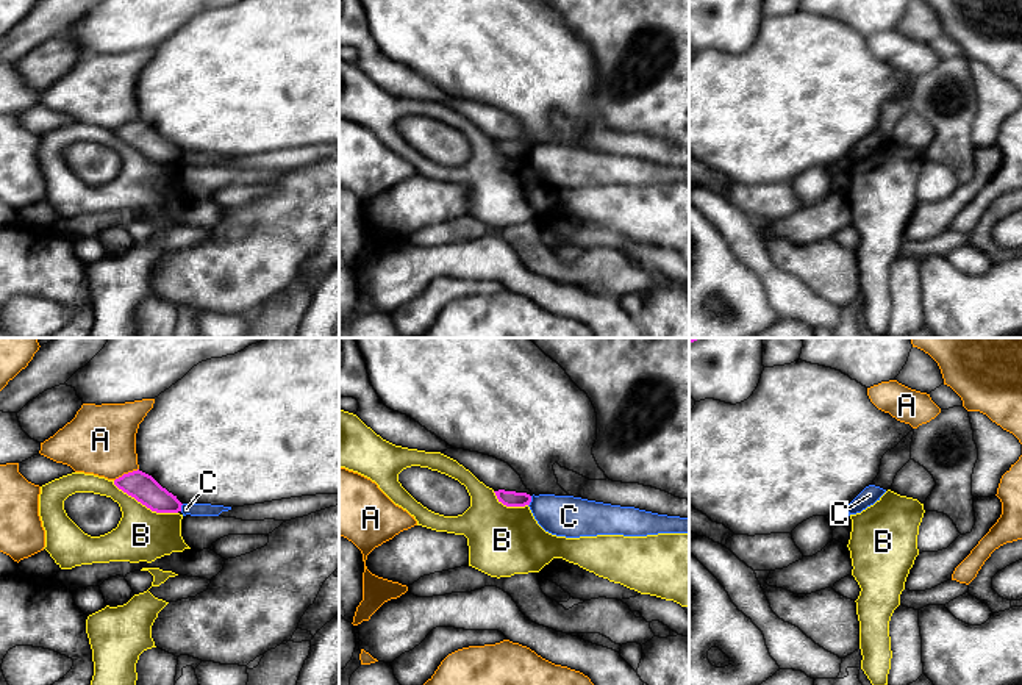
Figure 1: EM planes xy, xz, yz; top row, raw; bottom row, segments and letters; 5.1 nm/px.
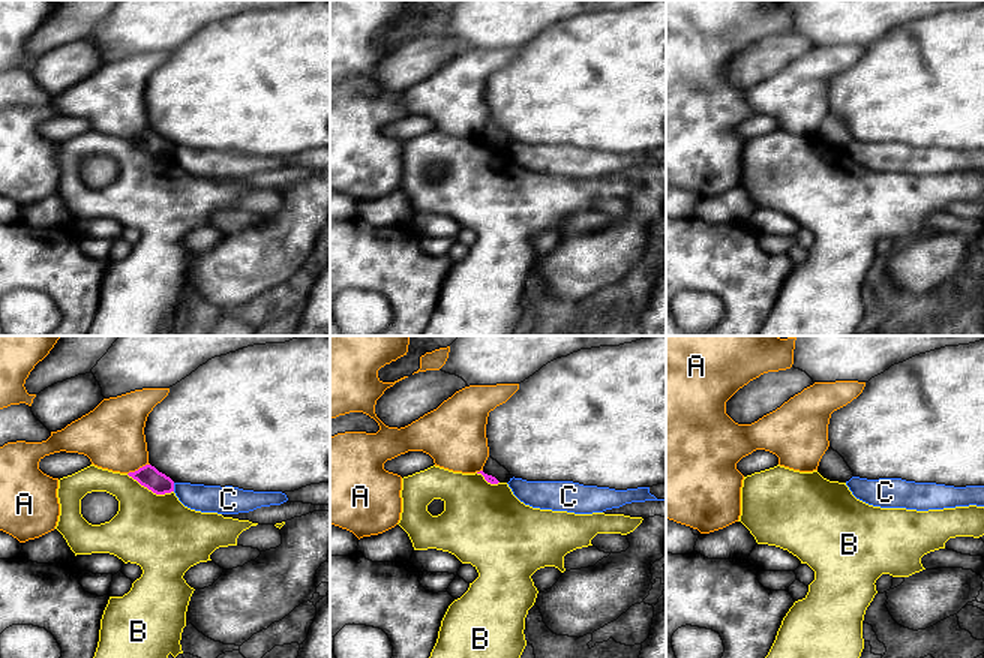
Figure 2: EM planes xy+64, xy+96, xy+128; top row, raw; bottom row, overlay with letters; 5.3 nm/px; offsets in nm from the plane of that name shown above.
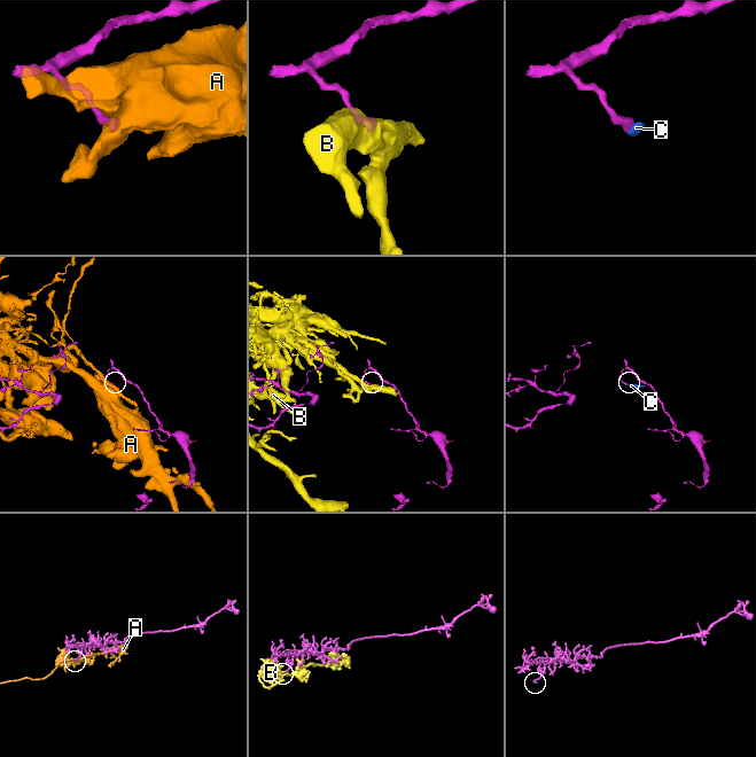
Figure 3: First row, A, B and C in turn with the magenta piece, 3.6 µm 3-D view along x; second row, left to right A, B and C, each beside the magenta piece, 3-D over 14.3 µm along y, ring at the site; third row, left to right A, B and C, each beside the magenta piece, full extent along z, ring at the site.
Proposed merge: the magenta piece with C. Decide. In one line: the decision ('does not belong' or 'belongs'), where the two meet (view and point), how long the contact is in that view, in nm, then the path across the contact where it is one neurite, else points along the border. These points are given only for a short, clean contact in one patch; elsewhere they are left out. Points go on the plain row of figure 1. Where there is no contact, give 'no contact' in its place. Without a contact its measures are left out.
does not belong | xz (530, 150) | 60 nm | along xz (532, 146), (528, 155)

